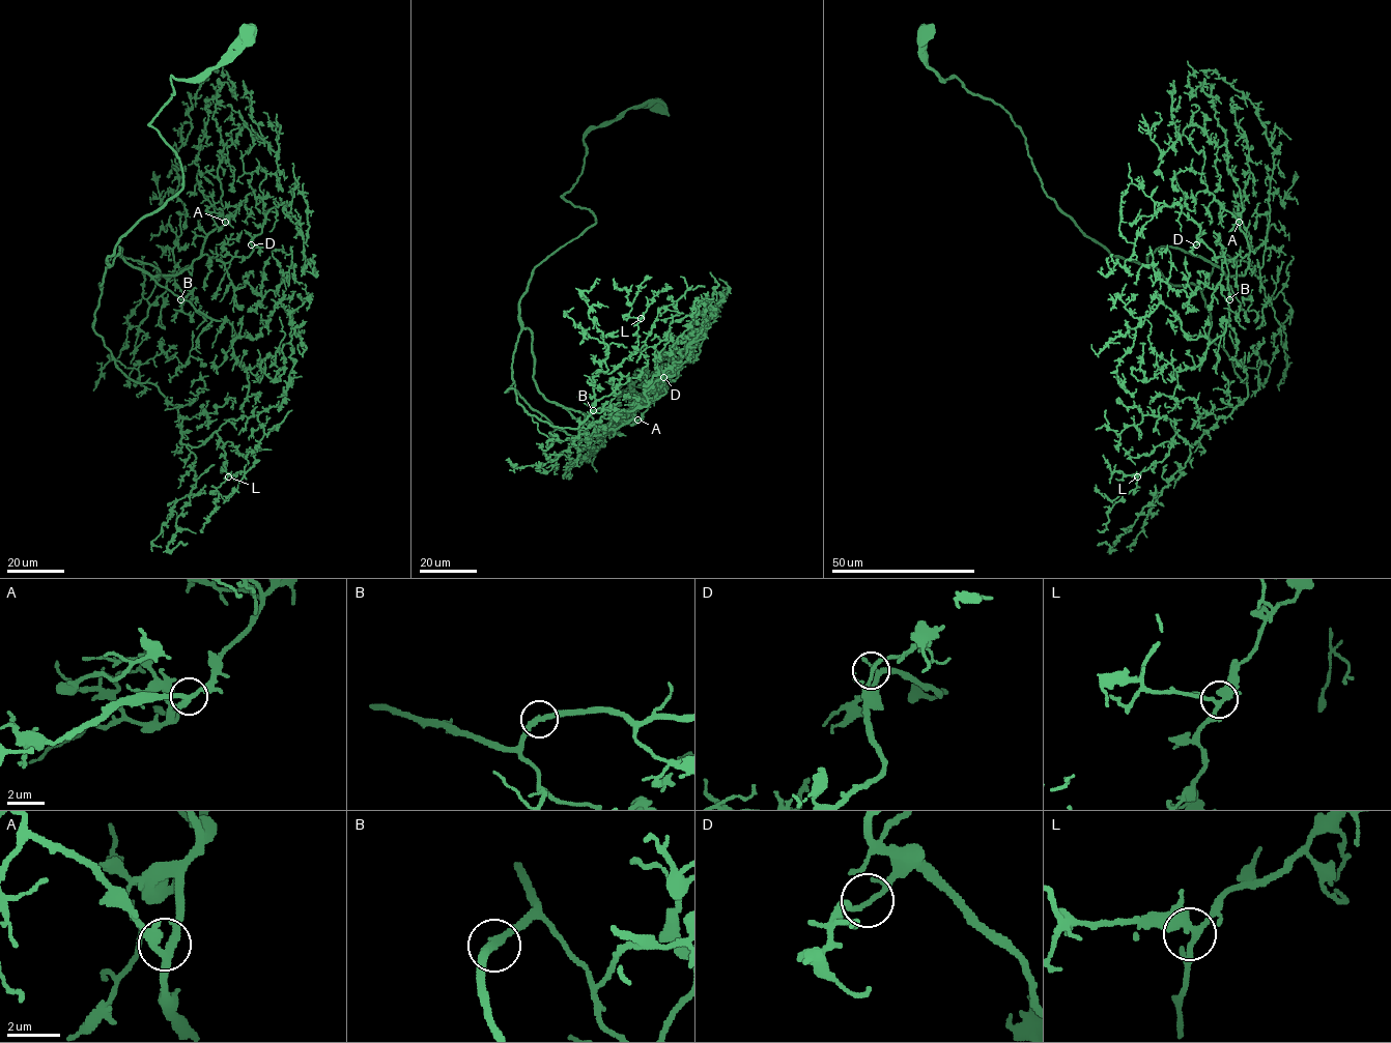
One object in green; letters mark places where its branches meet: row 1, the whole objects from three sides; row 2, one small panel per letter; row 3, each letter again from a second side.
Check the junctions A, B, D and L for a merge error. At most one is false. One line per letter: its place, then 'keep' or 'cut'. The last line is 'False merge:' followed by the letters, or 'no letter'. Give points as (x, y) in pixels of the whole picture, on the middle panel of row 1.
A: at (637, 419); keep
B: at (593, 410); keep
D: at (663, 377); keep
L: at (641, 318); keep
False merge: no letter

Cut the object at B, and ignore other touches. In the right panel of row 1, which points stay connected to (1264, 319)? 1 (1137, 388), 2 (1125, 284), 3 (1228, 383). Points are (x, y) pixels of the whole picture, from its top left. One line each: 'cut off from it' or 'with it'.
1: cut off from it
2: cut off from it
3: with it

